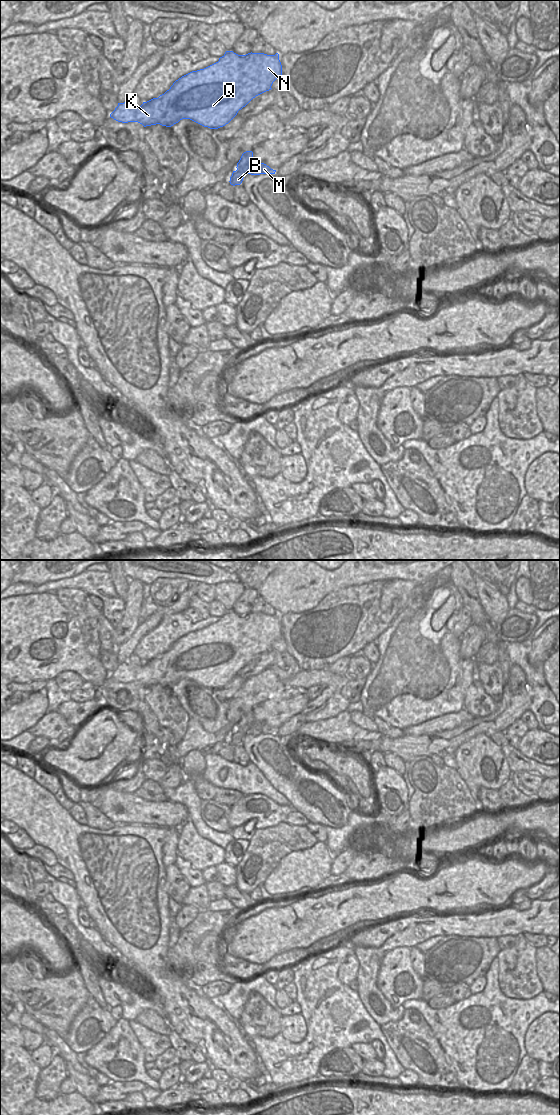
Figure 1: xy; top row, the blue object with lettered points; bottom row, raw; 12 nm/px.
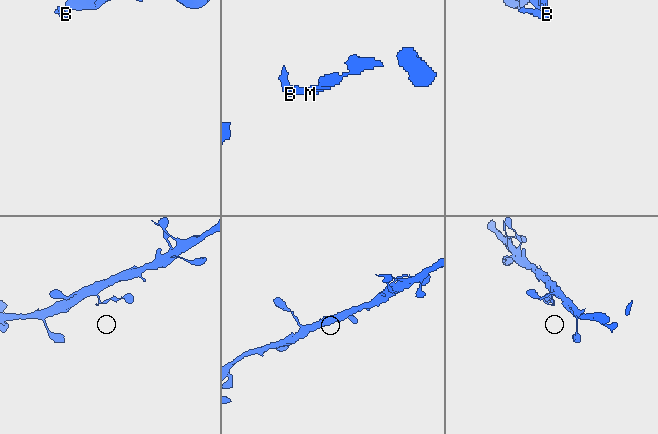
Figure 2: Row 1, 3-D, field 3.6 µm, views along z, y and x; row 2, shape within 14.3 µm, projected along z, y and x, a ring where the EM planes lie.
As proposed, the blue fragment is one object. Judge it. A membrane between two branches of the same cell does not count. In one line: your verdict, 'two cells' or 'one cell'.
two cells

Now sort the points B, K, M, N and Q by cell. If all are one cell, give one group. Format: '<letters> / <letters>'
B K N Q / M

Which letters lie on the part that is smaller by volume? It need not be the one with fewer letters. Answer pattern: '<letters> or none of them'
M.

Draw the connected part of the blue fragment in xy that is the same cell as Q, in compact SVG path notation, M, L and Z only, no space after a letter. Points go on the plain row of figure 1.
M226 611L218 622L176 640L158 658L143 662L141 666L131 666L128 661L118 663L110 677L122 683L138 682L144 687L156 684L171 687L182 679L190 679L204 687L218 689L228 684L253 658L271 650L273 642L281 636L282 625L278 613L238 615Z

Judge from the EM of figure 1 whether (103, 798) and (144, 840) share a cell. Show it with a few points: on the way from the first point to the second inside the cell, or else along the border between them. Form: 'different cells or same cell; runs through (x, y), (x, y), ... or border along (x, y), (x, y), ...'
different cells; border along (141, 824), (156, 824), (164, 827)

